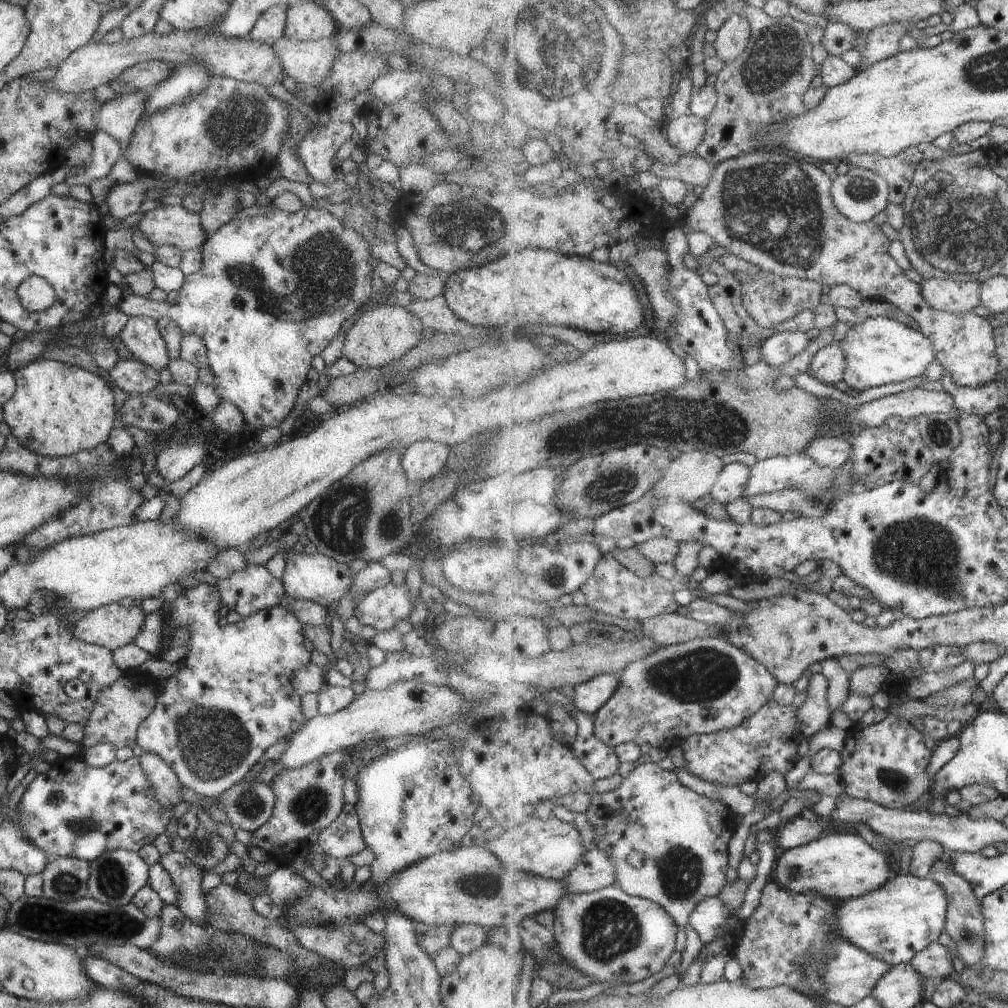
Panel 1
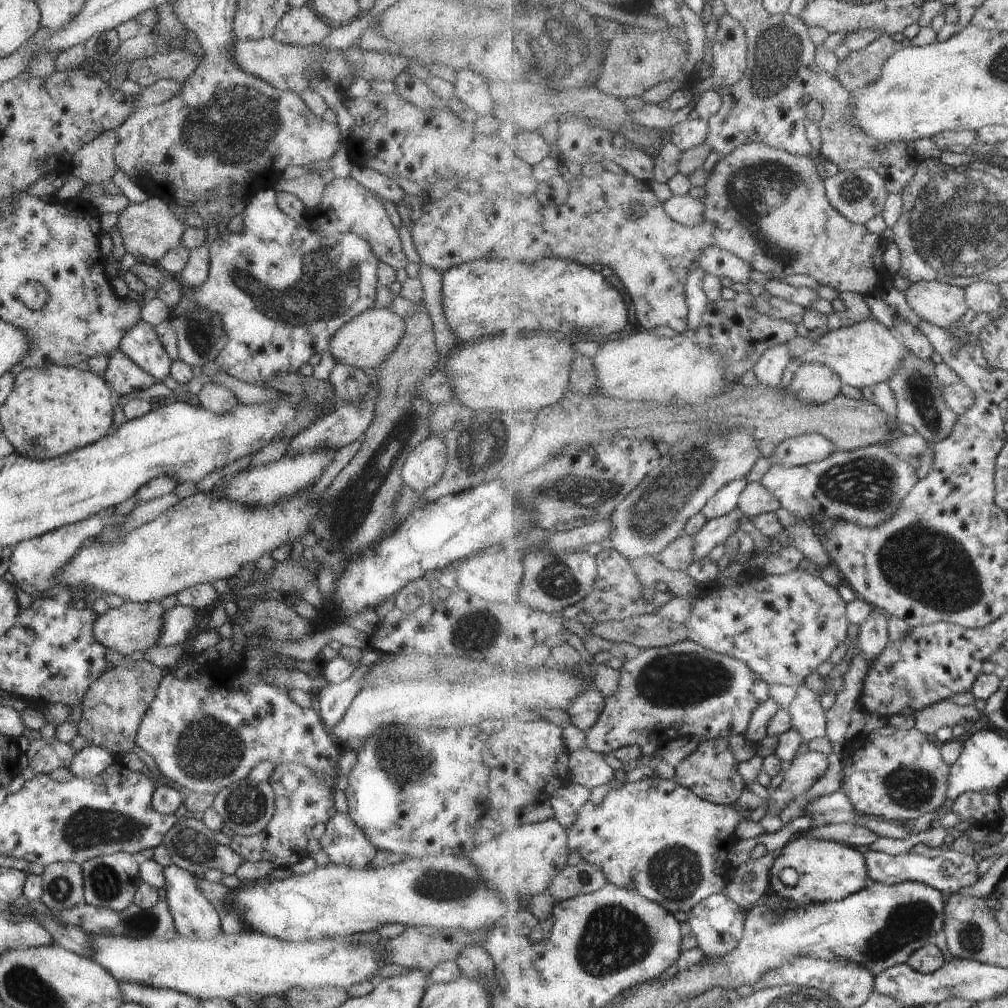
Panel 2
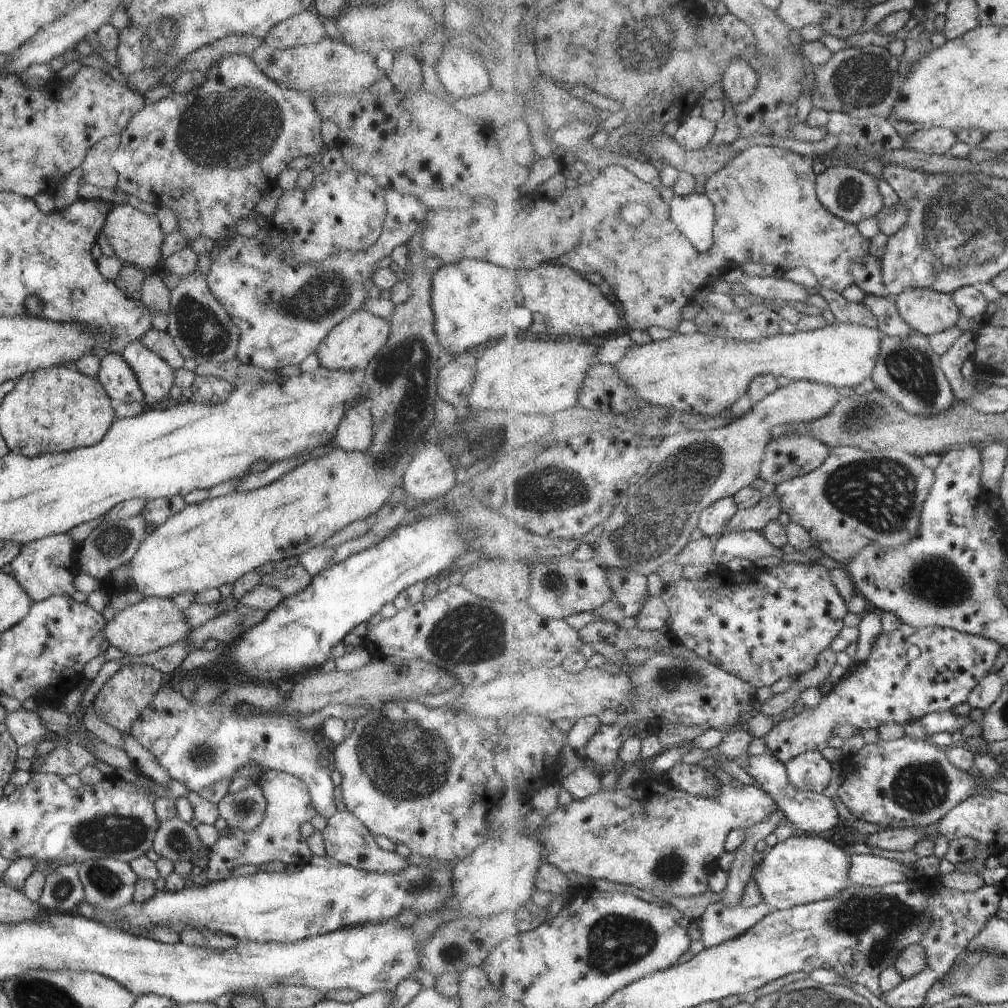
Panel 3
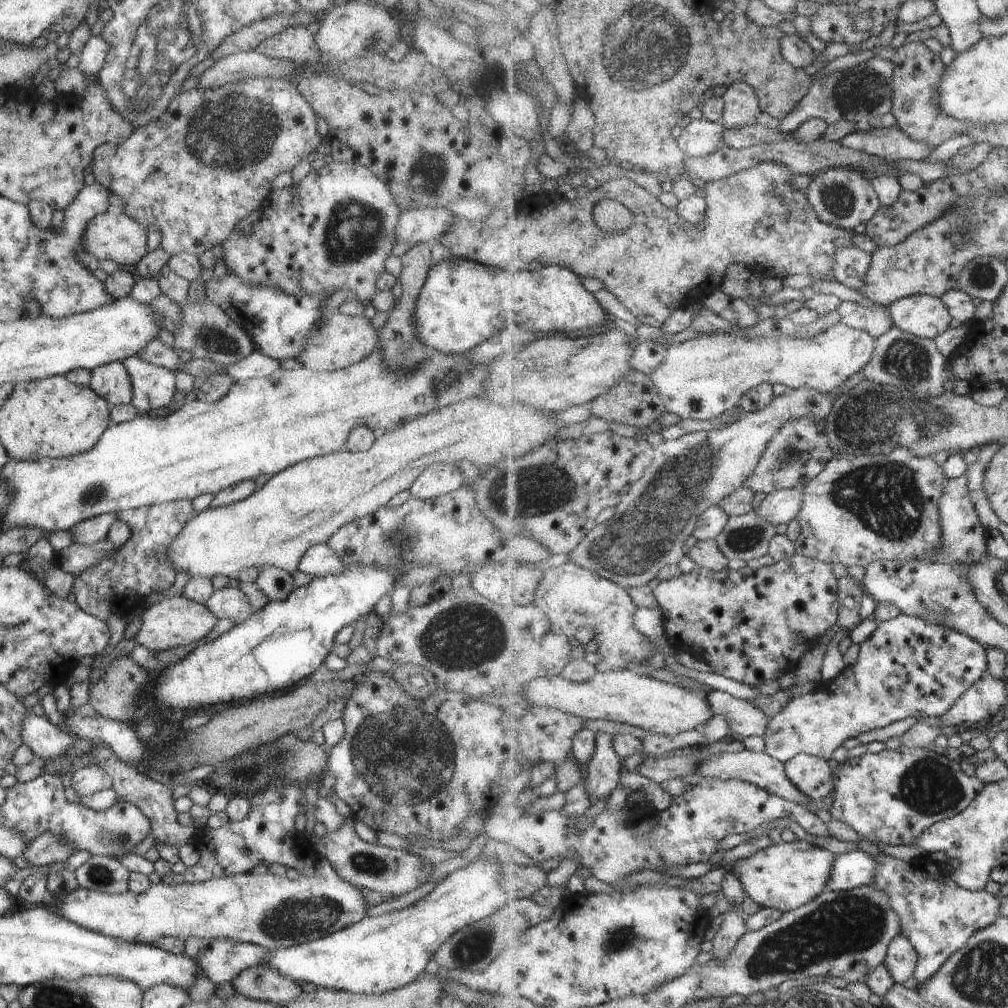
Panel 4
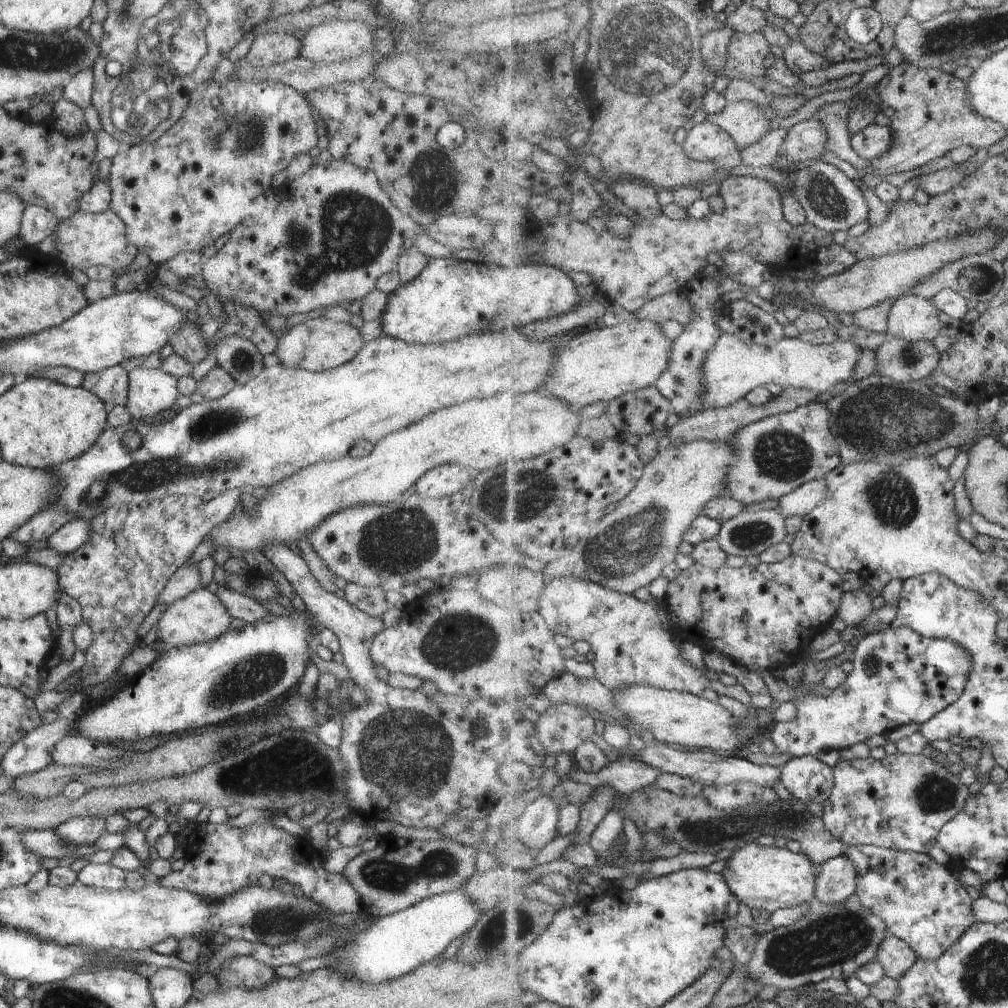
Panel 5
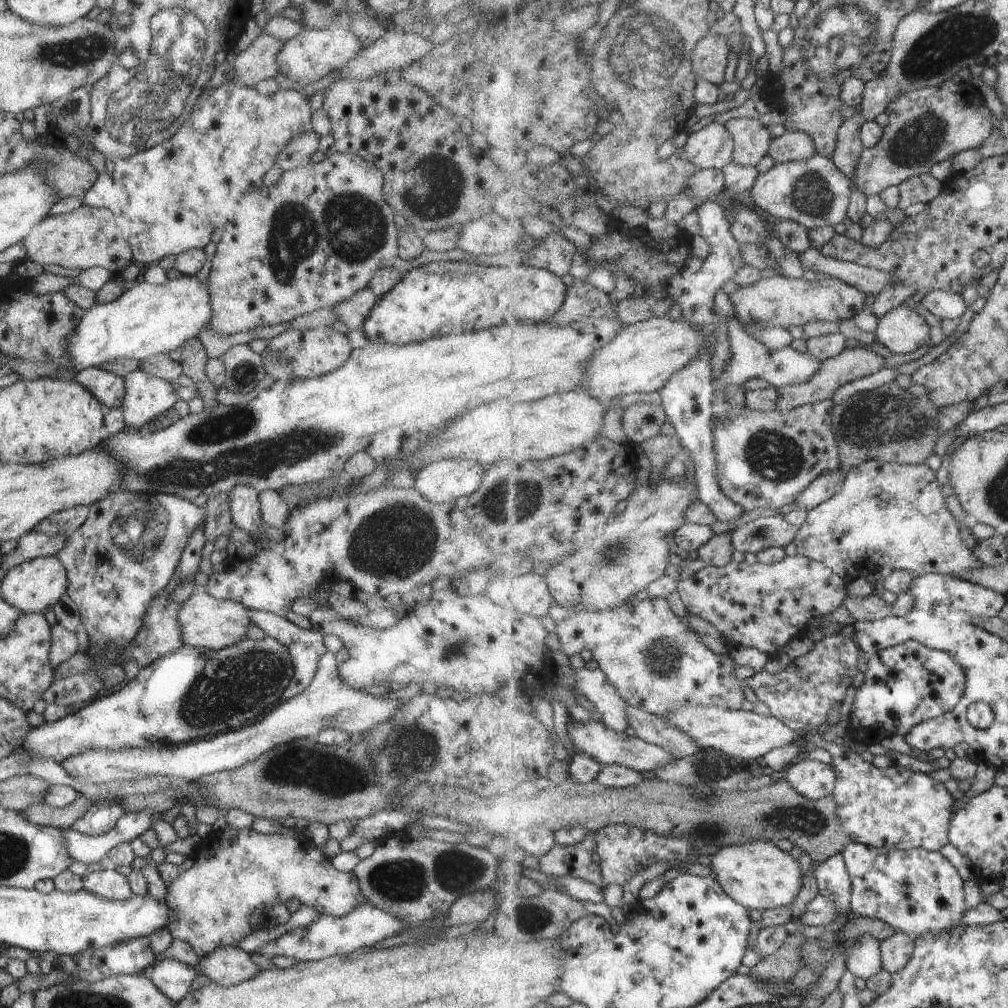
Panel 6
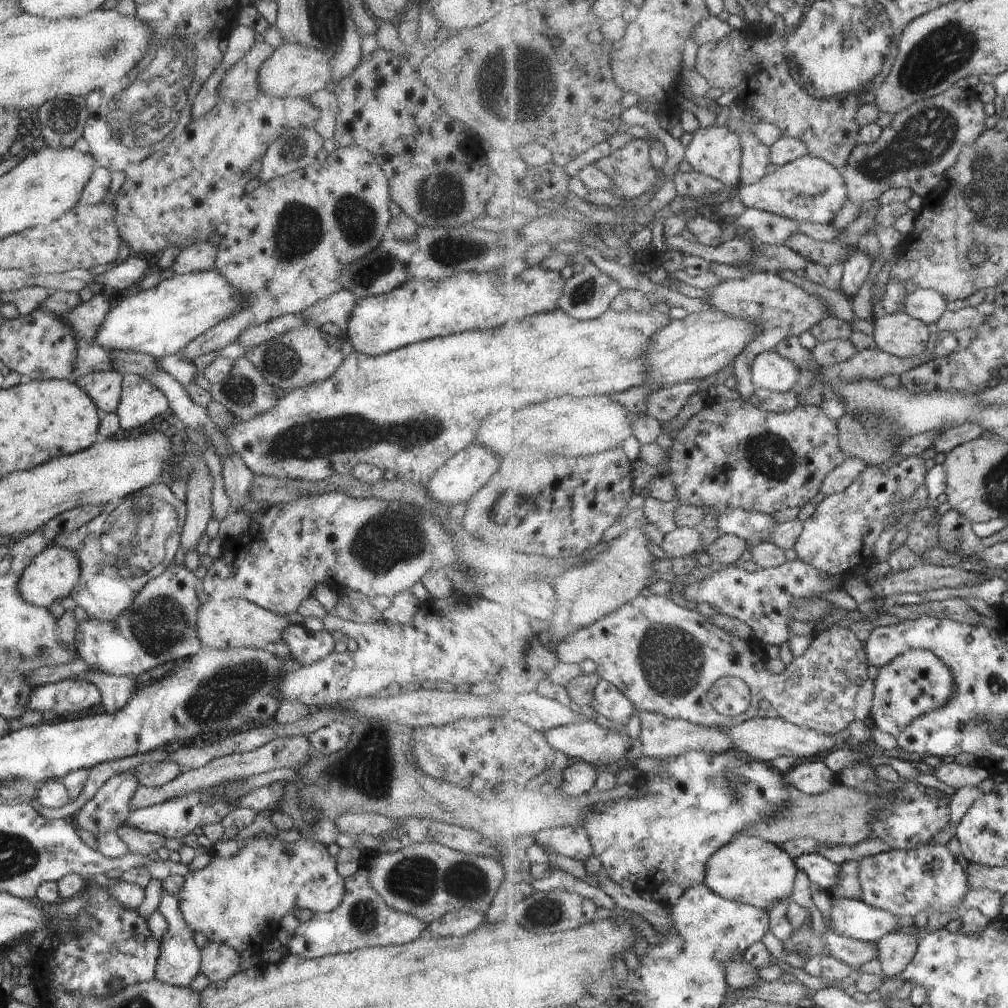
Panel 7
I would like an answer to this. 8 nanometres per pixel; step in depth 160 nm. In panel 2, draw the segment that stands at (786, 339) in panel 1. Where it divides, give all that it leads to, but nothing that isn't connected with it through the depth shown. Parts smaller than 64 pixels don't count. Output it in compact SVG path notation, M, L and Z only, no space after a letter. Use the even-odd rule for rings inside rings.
M777 344L774 348L767 350L755 366L754 373L760 382L765 382L767 386L782 388L783 374L785 370L792 368L791 350L787 344Z

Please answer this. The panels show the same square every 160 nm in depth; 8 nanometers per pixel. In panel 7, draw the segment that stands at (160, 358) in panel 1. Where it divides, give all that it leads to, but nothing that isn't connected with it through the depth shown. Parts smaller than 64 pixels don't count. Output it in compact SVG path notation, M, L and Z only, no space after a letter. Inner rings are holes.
M131 373L122 375L119 402L114 410L121 431L142 428L148 420L165 412L167 407L163 393L147 379Z

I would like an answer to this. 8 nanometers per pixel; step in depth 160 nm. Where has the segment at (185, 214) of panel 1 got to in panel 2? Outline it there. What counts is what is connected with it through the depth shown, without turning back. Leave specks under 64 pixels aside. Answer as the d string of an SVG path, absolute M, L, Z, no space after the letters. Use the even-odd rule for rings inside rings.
M149 196L145 202L129 204L127 208L117 213L119 214L116 223L117 231L121 234L124 250L133 257L141 256L144 262L156 264L167 250L180 246L186 225L173 214L170 202L160 197Z

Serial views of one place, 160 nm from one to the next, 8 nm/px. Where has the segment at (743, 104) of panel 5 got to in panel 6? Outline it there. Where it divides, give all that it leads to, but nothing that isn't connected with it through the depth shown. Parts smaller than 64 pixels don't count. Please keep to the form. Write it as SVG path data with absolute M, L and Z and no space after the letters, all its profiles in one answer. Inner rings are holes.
M736 118L725 124L734 140L734 161L744 167L755 167L770 149L771 134L759 119Z

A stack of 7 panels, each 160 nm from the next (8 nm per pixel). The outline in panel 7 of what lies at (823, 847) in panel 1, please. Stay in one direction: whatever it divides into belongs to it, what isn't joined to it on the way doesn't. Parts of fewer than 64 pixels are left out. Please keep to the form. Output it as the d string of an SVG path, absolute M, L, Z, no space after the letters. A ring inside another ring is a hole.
M739 834L713 853L704 883L723 898L770 912L779 901L789 899L793 892L798 870L794 860L780 845L754 835Z

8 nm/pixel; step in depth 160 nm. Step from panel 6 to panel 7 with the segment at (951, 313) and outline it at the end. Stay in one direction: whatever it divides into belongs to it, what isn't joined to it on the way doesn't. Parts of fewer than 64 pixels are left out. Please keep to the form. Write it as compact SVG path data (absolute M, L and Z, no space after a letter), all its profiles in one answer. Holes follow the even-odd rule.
M916 288L904 300L903 313L925 324L937 324L947 312L947 301L936 290Z

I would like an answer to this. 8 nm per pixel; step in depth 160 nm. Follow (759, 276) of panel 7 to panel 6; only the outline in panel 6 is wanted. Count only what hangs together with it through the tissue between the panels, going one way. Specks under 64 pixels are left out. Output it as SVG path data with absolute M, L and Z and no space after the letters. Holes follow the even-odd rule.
M781 274L772 277L759 279L752 285L746 287L739 286L738 289L729 294L731 302L734 304L735 315L739 322L755 327L758 322L759 325L765 327L766 325L773 325L784 329L791 328L791 326L804 327L810 322L815 321L833 321L841 322L841 320L849 320L857 314L864 305L866 294L861 292L858 288L843 282L835 277L829 277L826 280L807 281L806 279L792 279Z

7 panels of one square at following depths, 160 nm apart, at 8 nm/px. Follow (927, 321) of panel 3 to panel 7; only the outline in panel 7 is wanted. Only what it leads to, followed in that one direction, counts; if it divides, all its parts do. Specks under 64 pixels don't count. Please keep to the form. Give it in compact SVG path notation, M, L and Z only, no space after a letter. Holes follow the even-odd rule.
M886 313L873 323L877 348L901 358L925 353L931 336L923 321L907 313Z

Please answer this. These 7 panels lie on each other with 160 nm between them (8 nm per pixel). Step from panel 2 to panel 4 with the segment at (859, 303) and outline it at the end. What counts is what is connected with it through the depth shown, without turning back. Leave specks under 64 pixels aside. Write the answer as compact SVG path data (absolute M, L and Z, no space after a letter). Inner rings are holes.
M843 301L837 312L841 322L865 331L874 338L883 336L895 328L890 310L881 305L866 307L859 303Z

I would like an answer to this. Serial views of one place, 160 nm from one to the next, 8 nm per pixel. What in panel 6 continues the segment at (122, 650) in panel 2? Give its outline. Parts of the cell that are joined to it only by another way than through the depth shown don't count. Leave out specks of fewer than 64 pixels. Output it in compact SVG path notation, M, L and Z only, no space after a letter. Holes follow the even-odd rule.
M203 589L196 590L181 603L177 611L178 625L180 626L183 645L211 649L216 651L239 642L245 638L247 627L251 624L248 619L248 608L239 601L216 599Z

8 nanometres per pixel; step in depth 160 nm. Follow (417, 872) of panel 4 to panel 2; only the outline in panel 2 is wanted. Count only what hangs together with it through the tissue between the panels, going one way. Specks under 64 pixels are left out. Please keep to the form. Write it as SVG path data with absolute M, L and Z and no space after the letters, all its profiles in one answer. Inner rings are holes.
M335 812L325 823L319 845L333 864L364 868L375 857L376 848L353 823L348 813Z

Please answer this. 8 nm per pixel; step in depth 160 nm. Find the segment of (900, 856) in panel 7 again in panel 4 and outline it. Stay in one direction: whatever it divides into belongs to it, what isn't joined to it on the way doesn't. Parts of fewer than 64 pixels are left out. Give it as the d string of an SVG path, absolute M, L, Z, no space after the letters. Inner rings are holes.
M881 850L880 853L869 856L875 859L876 862L876 878L870 885L888 895L893 910L900 918L903 936L907 937L913 943L913 946L916 946L919 954L916 973L908 984L911 990L912 985L915 986L916 990L926 980L934 977L953 954L967 946L971 936L977 931L995 924L1000 917L1000 897L993 896L986 890L979 892L970 891L955 877L945 874L944 866L931 860L929 854L910 860L902 860L889 856L888 852Z

